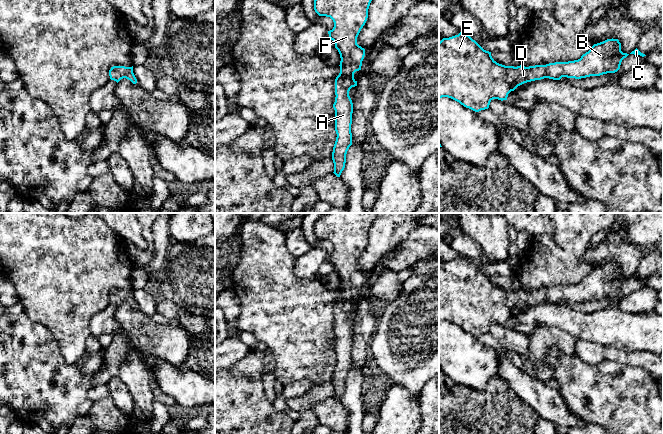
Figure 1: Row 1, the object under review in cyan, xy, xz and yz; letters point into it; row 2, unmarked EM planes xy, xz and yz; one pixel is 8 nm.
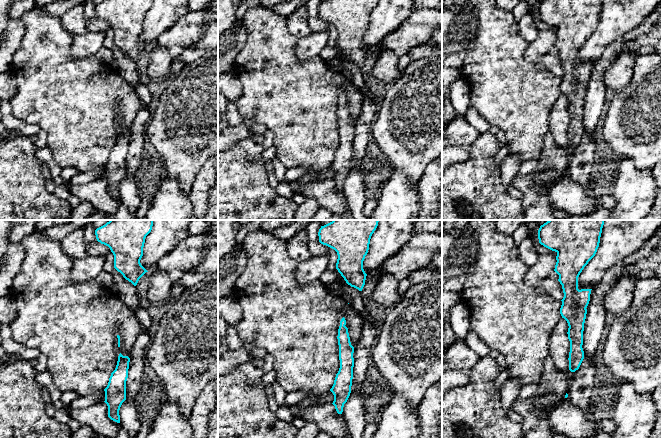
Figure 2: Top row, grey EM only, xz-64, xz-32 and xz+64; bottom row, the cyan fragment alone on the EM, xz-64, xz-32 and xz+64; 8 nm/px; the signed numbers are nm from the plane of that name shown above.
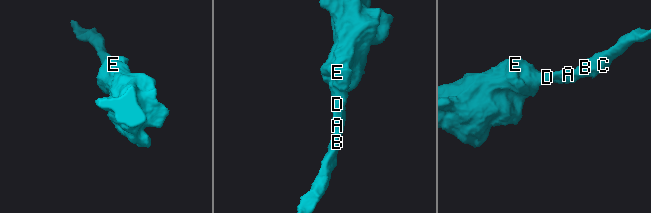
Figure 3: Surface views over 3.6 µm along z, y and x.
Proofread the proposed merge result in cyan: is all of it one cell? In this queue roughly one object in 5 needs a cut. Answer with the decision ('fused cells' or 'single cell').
single cell

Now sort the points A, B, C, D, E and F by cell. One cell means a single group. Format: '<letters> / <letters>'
A B C D E F

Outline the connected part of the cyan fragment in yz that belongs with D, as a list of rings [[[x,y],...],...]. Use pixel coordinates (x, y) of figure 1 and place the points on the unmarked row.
[[[460,256],[458,259],[443,262],[439,266],[439,322],[448,321],[475,336],[489,332],[493,323],[507,324],[508,318],[518,310],[544,302],[560,304],[562,301],[581,303],[615,297],[621,286],[629,278],[621,275],[618,263],[607,263],[594,268],[580,283],[568,286],[555,286],[535,290],[505,290],[497,287],[491,276],[484,274],[469,259]]]

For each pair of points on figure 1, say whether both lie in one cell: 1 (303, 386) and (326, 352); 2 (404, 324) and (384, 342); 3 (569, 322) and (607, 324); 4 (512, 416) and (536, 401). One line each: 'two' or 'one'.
1: two
2: one
3: one
4: two

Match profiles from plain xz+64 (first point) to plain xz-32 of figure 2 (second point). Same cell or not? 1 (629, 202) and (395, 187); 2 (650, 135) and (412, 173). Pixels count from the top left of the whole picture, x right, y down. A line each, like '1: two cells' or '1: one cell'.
1: one cell
2: one cell

